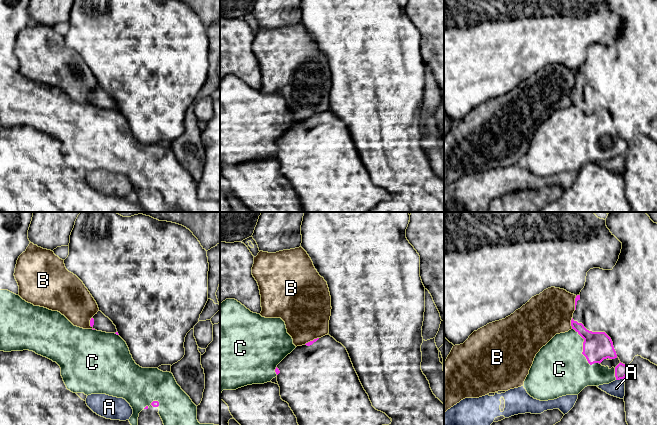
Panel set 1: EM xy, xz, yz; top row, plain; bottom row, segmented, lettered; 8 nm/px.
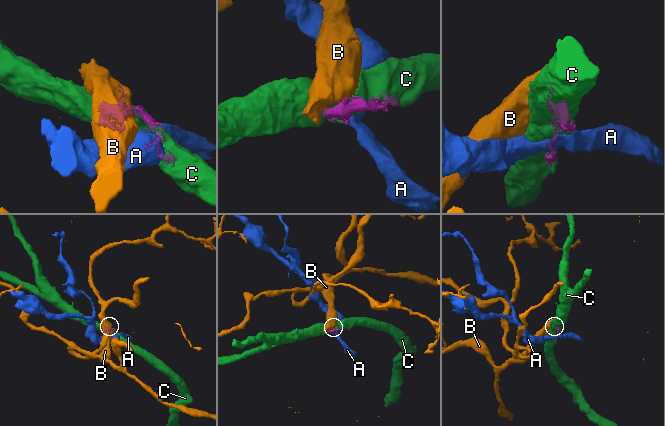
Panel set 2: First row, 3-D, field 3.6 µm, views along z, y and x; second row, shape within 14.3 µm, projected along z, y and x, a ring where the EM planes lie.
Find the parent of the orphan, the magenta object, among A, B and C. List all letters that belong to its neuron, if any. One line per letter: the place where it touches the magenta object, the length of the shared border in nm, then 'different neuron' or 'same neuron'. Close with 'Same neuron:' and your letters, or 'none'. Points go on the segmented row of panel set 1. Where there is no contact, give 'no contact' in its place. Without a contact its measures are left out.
A: yz (619, 379) | 70 nm | different neuron
B: yz (571, 323) | 90 nm | different neuron
C: yz (583, 351) | 360 nm | same neuron
Same neuron: C

